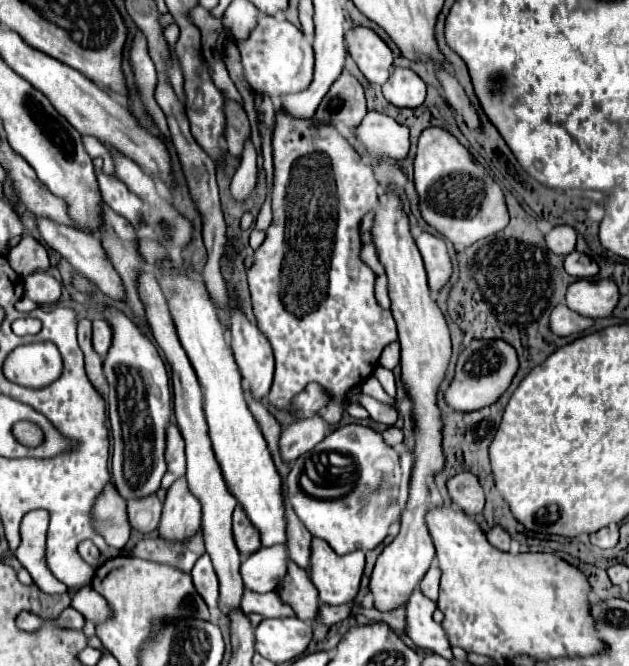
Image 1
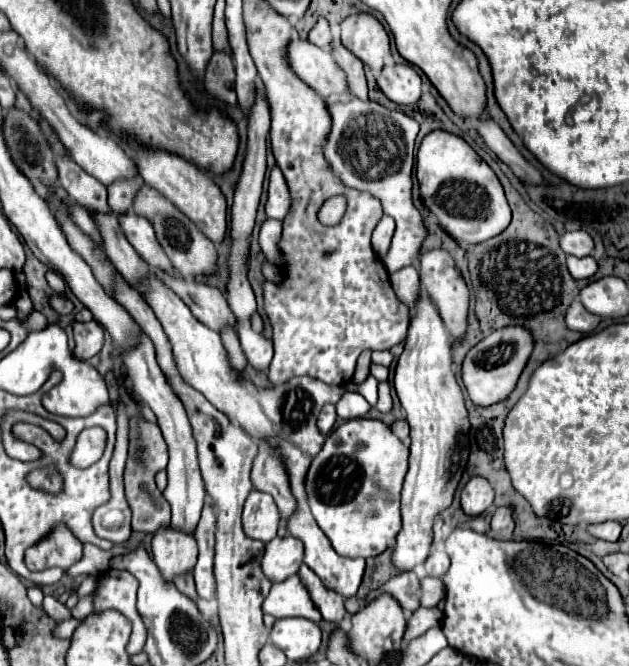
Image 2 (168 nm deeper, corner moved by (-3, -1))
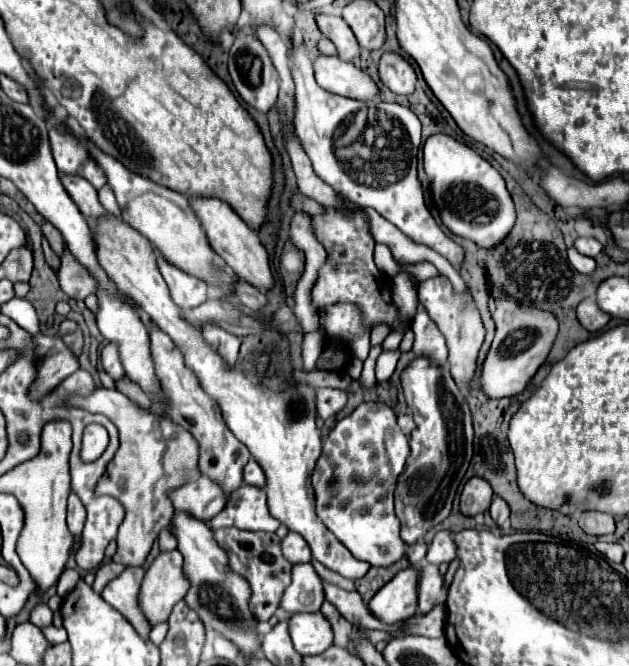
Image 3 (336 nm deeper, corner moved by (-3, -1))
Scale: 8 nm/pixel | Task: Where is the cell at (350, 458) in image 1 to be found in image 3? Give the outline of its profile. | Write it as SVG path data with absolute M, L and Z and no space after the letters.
M363 403L349 417L341 419L329 433L323 453L317 459L313 471L313 489L317 497L317 517L325 523L325 527L351 551L351 555L359 561L367 561L375 567L387 567L399 561L405 555L405 543L399 537L399 519L393 511L393 491L397 477L405 467L405 459L409 457L409 438L403 435L397 425L397 417L391 407L385 403Z

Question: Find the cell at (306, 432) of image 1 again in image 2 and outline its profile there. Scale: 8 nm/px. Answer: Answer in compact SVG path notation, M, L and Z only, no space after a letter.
M325 405L323 411L321 411L321 415L319 415L319 421L317 421L317 425L319 425L319 429L321 429L323 435L327 435L331 431L331 427L335 425L335 419L337 419L335 405Z

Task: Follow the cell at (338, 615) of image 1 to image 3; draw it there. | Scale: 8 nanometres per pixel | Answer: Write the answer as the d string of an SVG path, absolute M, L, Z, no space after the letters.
M423 563L419 567L419 579L417 579L417 607L421 613L427 613L433 605L443 603L447 597L447 591L443 589L443 577L437 571L437 565Z

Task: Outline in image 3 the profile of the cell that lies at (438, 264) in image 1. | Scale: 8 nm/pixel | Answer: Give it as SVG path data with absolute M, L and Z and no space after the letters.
M437 275L437 277L431 277L431 279L423 281L423 283L419 283L417 293L419 293L419 301L427 309L429 317L437 323L439 331L447 339L447 347L449 347L449 359L447 359L447 363L451 367L453 379L459 385L467 387L469 381L475 375L477 353L479 353L479 347L481 347L483 337L485 337L485 329L483 329L483 323L481 323L481 317L479 317L479 311L475 307L473 297L469 295L467 289L461 291L461 293L455 293L451 281L445 275Z

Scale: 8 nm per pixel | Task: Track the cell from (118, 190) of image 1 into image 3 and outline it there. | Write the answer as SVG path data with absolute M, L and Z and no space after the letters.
M161 255L157 257L157 265L159 265L163 279L169 285L173 301L179 307L193 309L207 299L205 281L199 281L197 277L189 277L187 273L181 273L181 269L177 269L175 265L169 265L169 261L165 261Z

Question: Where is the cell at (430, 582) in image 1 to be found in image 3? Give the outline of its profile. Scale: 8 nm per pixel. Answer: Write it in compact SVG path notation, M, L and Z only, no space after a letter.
M439 531L433 537L433 543L429 545L427 557L429 563L441 565L441 563L451 563L455 559L455 545L453 545L453 535L449 531Z

